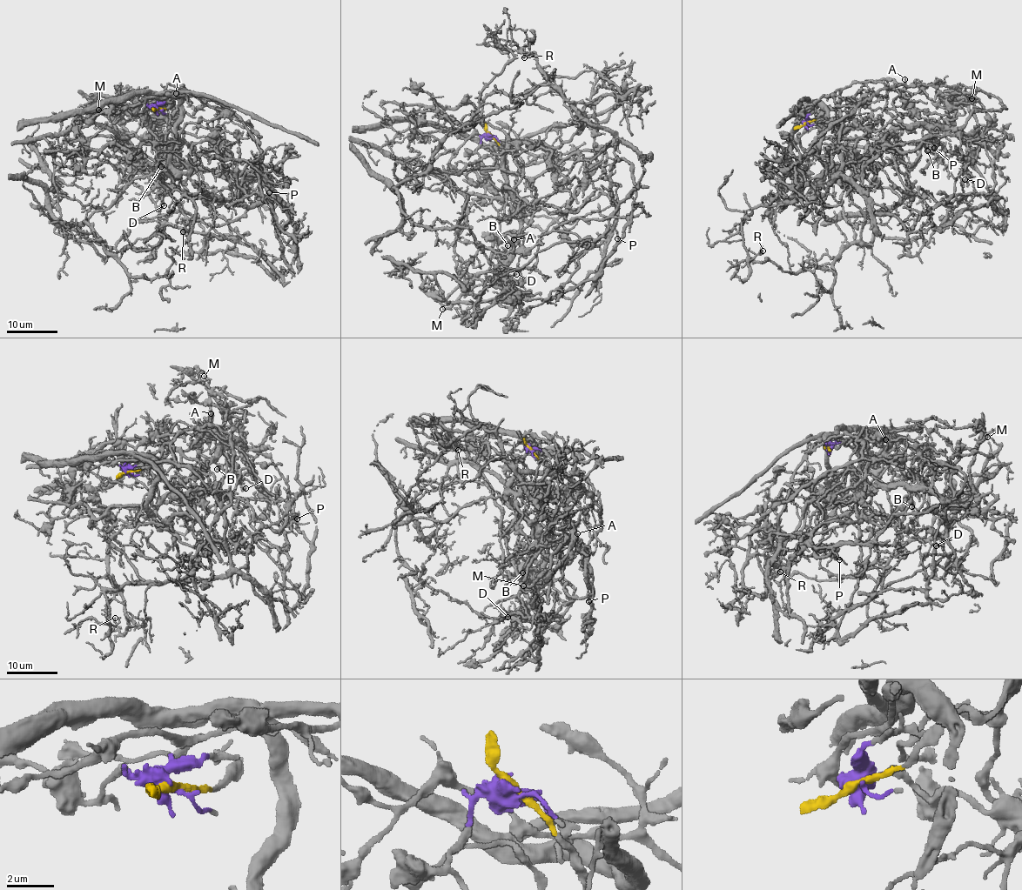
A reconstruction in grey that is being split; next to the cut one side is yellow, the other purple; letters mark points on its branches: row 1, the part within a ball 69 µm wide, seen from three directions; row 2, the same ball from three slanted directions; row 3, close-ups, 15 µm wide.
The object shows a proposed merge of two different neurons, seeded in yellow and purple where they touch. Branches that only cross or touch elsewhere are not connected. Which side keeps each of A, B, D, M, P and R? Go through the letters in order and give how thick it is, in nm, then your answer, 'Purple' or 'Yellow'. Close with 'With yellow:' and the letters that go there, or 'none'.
A: Thickness 140 nm. Purple
B: Thickness 140 nm. Purple
D: Thickness 160 nm. Purple
M: Thickness 240 nm. Purple
P: Thickness 150 nm. Yellow
R: Thickness 200 nm. Yellow
With yellow: P, R

